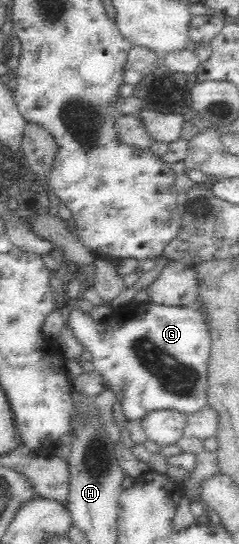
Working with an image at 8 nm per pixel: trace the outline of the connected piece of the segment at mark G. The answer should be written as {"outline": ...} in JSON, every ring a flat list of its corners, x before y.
{"outline":[[132,301,114,308,105,320,94,320,77,303,65,306,66,323,76,340,90,351,94,369,119,399,128,422,140,421,152,410,198,412,207,405,209,325,194,304,166,306]]}

